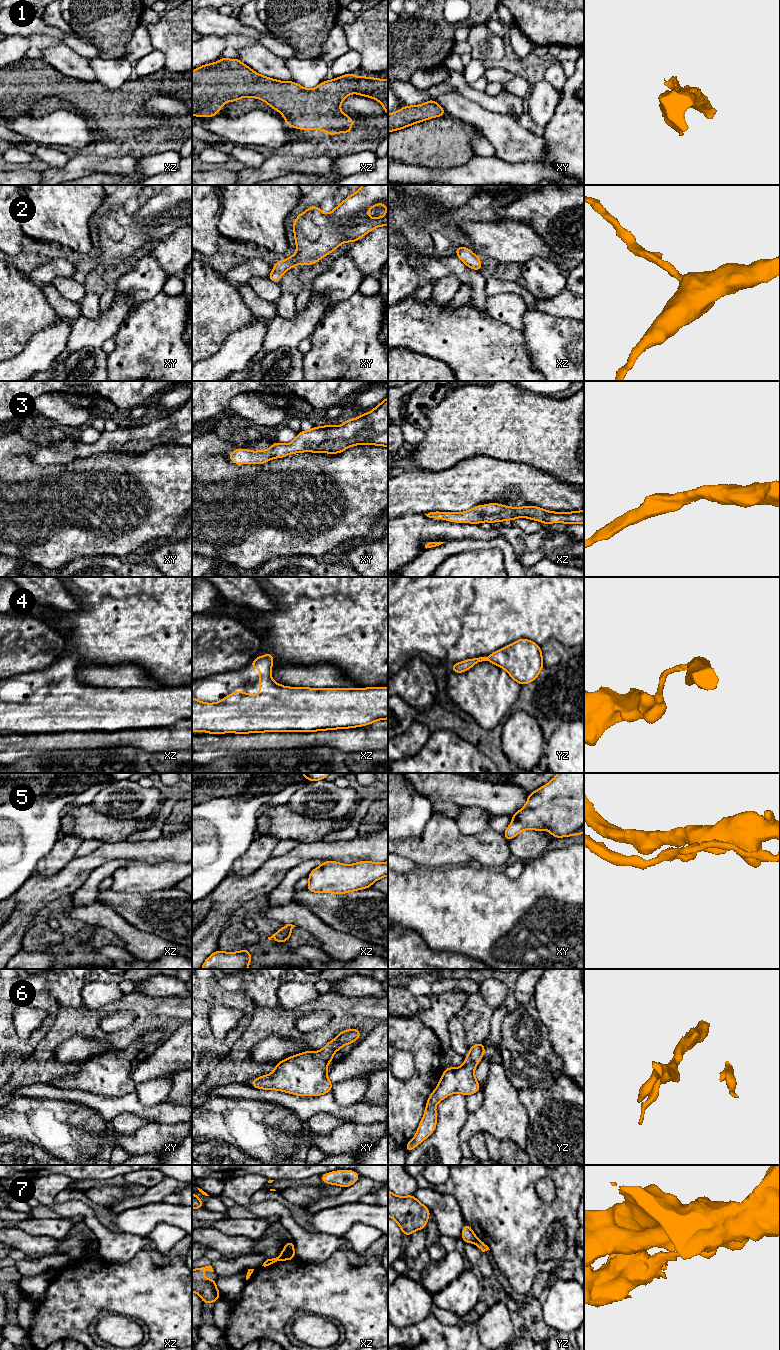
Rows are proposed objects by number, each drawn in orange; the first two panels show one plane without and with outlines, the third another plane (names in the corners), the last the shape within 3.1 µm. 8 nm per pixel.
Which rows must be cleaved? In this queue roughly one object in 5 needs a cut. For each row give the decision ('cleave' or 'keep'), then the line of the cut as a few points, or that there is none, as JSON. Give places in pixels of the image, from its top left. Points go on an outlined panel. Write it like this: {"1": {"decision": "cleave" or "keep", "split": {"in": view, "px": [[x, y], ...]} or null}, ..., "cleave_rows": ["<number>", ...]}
{"1": {"decision": "keep", "split": null}, "2": {"decision": "keep", "split": null}, "3": {"decision": "keep", "split": null}, "4": {"decision": "keep", "split": null}, "5": {"decision": "keep", "split": null}, "6": {"decision": "keep", "split": null}, "7": {"decision": "cleave", "split": {"in": "xz", "px": [[282, 1252], [293, 1253]]}}, "cleave_rows": ["7"]}

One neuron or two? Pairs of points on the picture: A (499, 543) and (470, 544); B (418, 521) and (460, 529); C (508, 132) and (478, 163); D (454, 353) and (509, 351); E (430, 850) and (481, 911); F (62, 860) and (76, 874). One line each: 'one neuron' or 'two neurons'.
A: one neuron
B: one neuron
C: two neurons
D: one neuron
E: two neurons
F: two neurons

